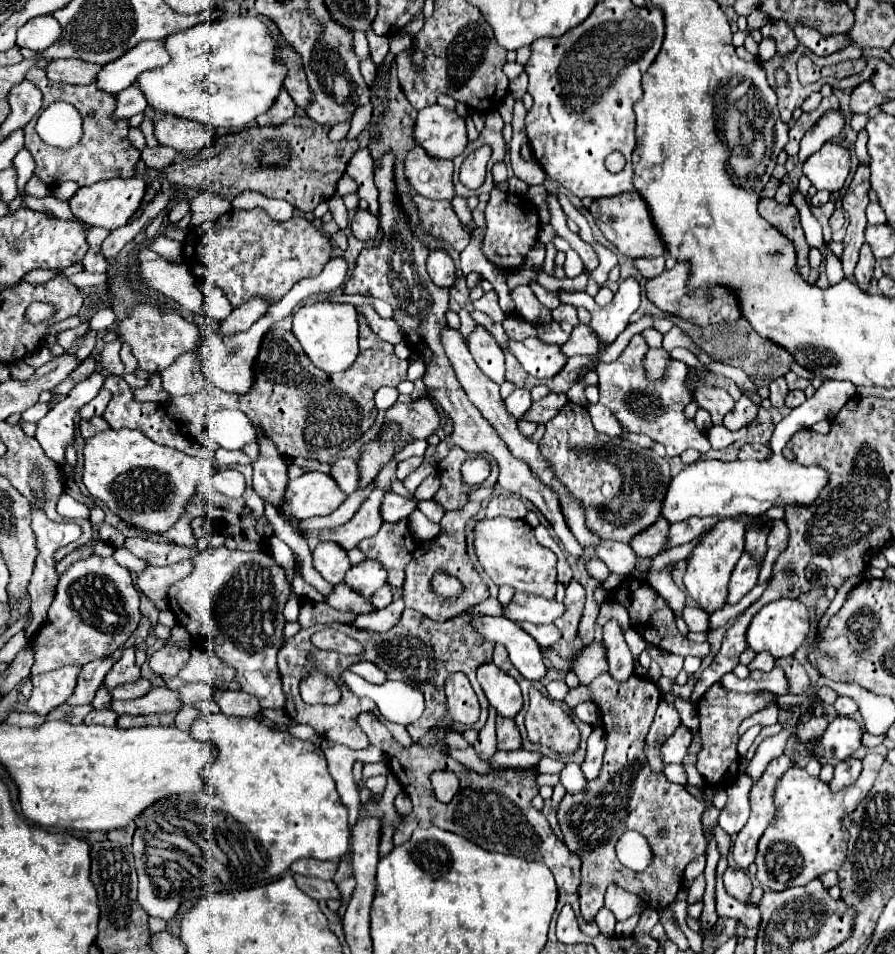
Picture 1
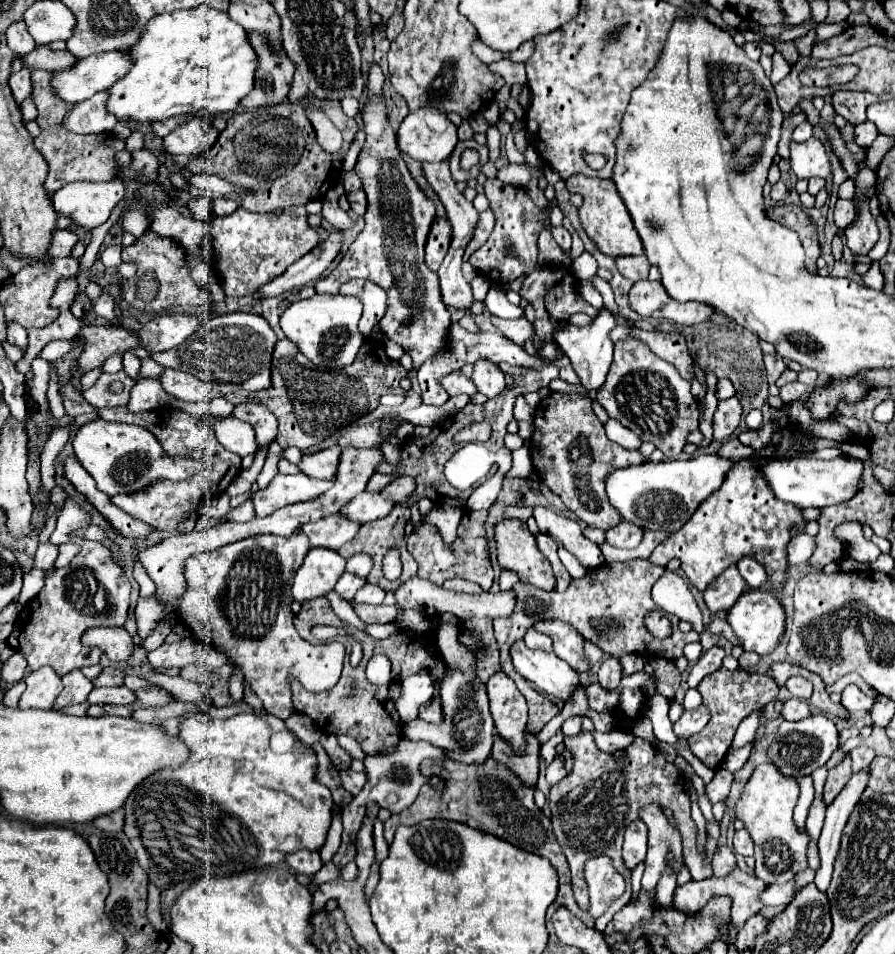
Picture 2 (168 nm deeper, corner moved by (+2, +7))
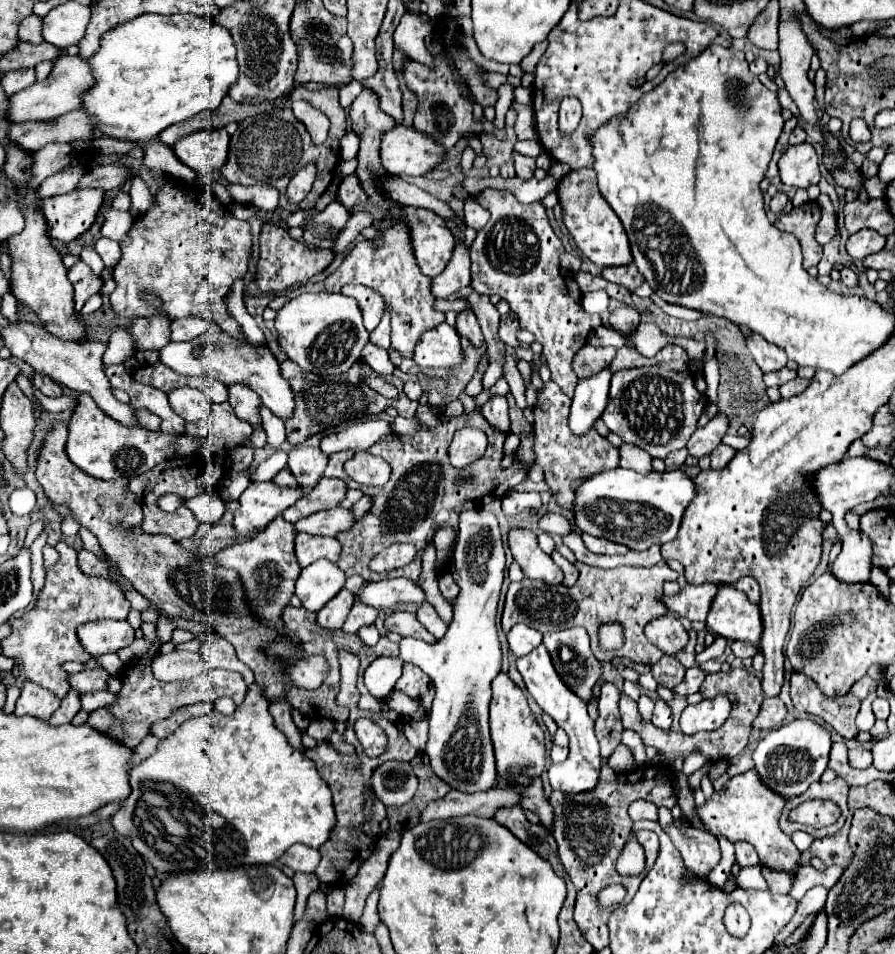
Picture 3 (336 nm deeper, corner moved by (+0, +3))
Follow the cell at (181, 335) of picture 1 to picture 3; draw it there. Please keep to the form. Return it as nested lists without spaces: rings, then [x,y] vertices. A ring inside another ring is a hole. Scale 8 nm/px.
[[[199,316],[176,318],[171,322],[171,340],[175,340],[175,342],[193,340],[195,336],[207,332],[207,328],[209,328],[209,322]]]

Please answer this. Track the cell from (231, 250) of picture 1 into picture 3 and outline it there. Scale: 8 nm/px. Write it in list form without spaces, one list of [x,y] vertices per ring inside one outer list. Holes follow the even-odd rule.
[[[265,222],[263,230],[261,230],[261,260],[257,264],[255,284],[259,286],[261,292],[283,292],[289,286],[307,282],[315,274],[323,272],[331,262],[333,262],[331,250],[307,248],[305,244],[293,240],[283,226],[273,224],[273,222]]]

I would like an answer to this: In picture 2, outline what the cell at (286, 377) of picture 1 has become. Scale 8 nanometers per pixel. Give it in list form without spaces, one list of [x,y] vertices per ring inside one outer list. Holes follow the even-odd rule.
[[[283,338],[277,340],[273,350],[271,386],[257,394],[239,390],[235,394],[227,394],[225,400],[235,406],[241,402],[257,402],[267,406],[279,420],[277,444],[281,448],[297,446],[309,450],[337,430],[373,412],[383,394],[405,394],[405,390],[399,386],[403,376],[407,376],[407,370],[385,354],[383,342],[375,342],[373,338],[365,340],[365,346],[357,354],[355,362],[345,368],[315,366],[297,350],[293,342]]]

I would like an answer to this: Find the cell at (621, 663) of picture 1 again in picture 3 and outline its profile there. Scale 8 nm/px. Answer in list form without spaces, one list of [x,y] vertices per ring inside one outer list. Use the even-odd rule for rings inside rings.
[[[605,682],[601,686],[601,698],[599,698],[599,718],[595,720],[595,734],[601,746],[601,756],[609,758],[617,744],[621,744],[621,716],[619,716],[619,698],[621,692],[615,688],[615,684]]]

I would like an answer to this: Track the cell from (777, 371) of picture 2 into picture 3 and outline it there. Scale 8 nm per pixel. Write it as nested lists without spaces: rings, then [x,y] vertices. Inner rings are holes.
[[[751,334],[745,340],[747,348],[753,354],[753,360],[761,366],[763,372],[777,372],[787,364],[787,354],[783,354],[777,346],[771,346],[767,340],[759,338],[757,334]]]

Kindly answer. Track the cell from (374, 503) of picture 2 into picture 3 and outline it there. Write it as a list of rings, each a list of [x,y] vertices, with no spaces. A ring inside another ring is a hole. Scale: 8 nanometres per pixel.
[[[331,508],[323,510],[319,514],[311,514],[307,518],[301,518],[295,522],[295,532],[315,534],[315,536],[335,536],[337,532],[343,532],[355,524],[351,510],[345,508]]]

